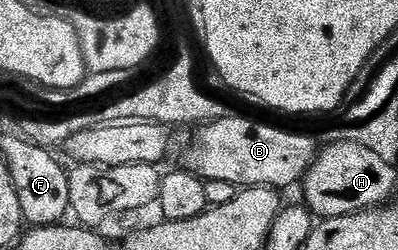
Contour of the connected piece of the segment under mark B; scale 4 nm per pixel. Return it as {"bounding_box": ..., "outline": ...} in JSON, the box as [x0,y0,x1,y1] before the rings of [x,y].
{"bounding_box":[183,114,318,189],"outline":[[[229,114],[205,123],[192,139],[184,155],[183,166],[205,181],[230,181],[237,189],[246,187],[292,187],[301,182],[308,167],[316,160],[318,143],[308,135],[283,131],[268,123],[255,123],[240,115]]]}

